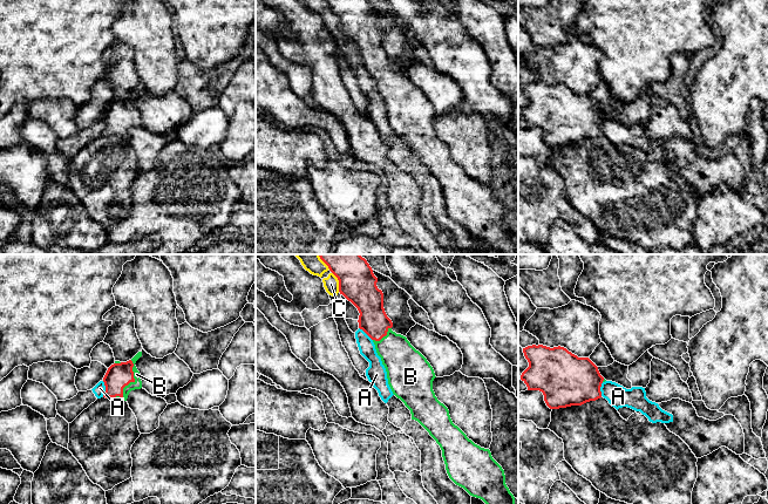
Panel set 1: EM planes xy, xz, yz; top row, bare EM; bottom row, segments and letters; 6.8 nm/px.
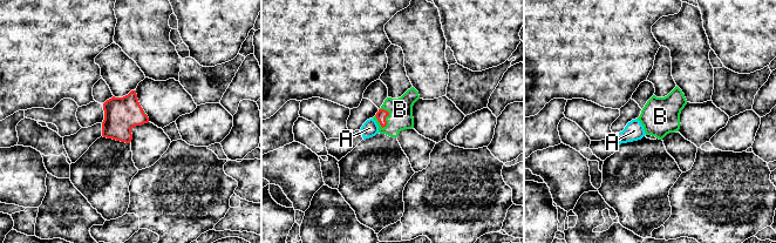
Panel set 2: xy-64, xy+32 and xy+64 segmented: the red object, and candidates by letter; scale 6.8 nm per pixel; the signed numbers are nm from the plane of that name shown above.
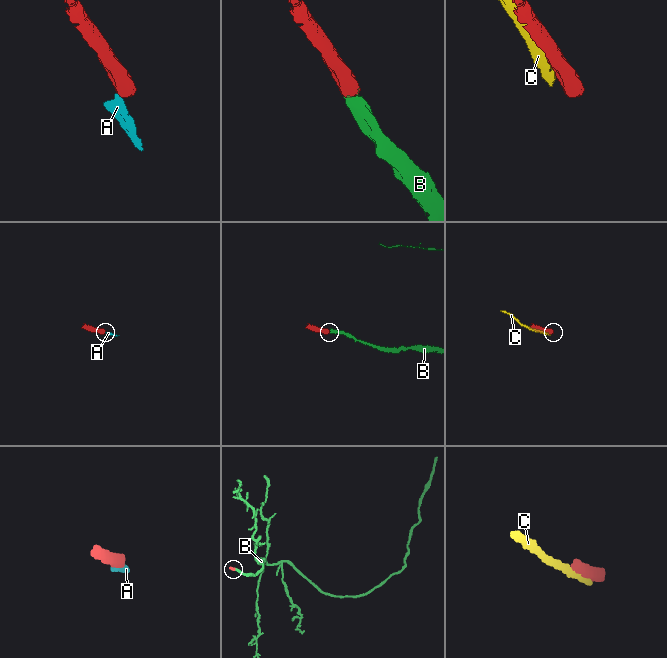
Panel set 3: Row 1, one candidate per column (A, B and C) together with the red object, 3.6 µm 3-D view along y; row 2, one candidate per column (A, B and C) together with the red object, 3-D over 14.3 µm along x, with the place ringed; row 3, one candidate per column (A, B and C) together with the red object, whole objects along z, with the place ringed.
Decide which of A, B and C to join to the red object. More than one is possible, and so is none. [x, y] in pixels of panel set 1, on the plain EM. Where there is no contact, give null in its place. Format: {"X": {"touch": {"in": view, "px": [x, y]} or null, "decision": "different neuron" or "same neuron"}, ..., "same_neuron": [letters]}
{"A": {"touch": {"in": "xy", "px": [106, 127]}, "decision": "different neuron"}, "B": {"touch": {"in": "xy", "px": [133, 118]}, "decision": "same neuron"}, "C": {"touch": {"in": "xz", "px": [339, 19]}, "decision": "different neuron"}, "same_neuron": ["B"]}

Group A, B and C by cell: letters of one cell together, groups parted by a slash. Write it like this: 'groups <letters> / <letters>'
groups A C / B

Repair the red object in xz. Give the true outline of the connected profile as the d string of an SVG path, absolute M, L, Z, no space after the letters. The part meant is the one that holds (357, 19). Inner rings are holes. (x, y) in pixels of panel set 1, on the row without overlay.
M325 0L339 18L339 29L359 48L359 66L374 80L378 93L387 109L393 131L410 148L412 157L417 158L436 178L449 216L470 233L482 237L490 246L504 254L514 254L515 234L505 222L502 204L492 196L489 186L475 182L453 161L448 145L433 128L436 115L427 96L416 88L406 74L392 68L393 60L383 46L383 30L378 26L378 15L368 0Z

